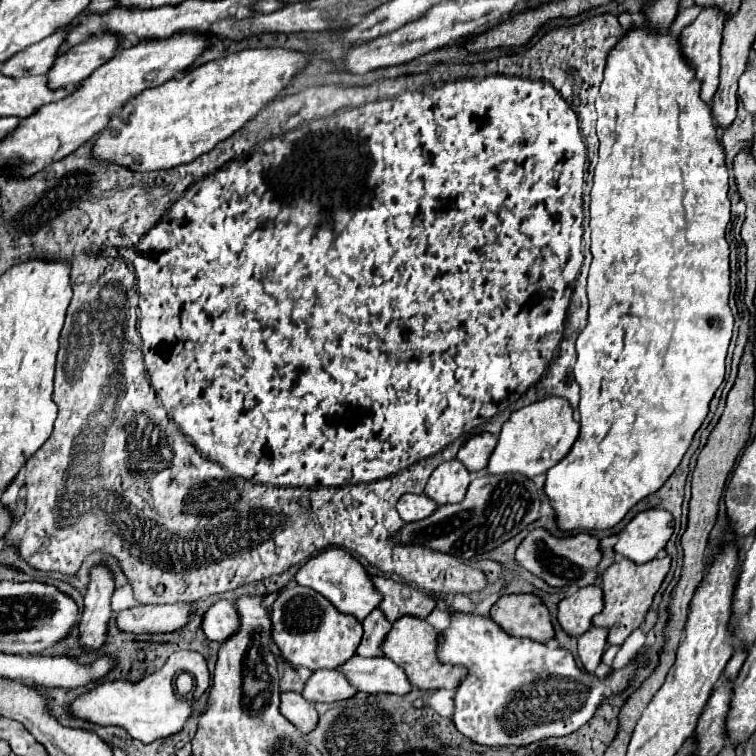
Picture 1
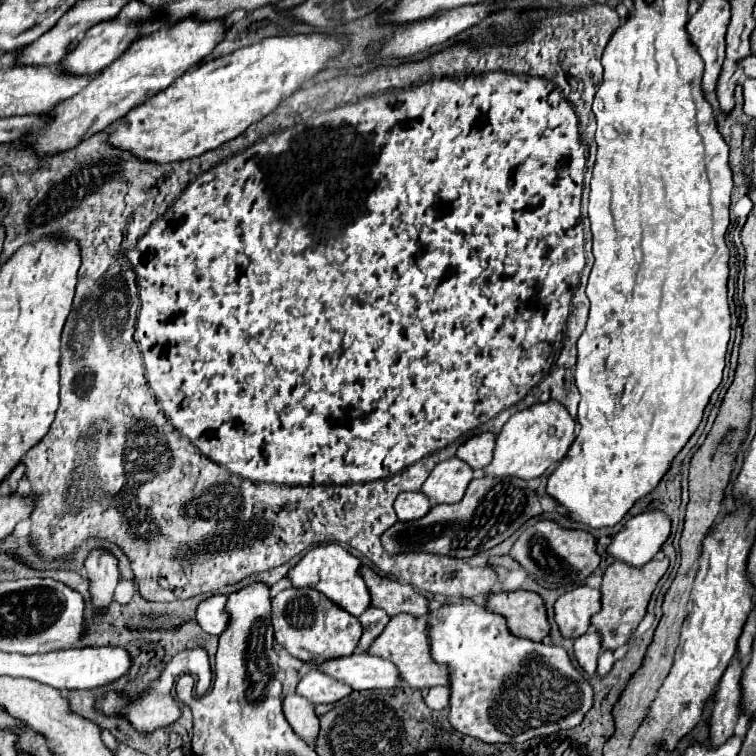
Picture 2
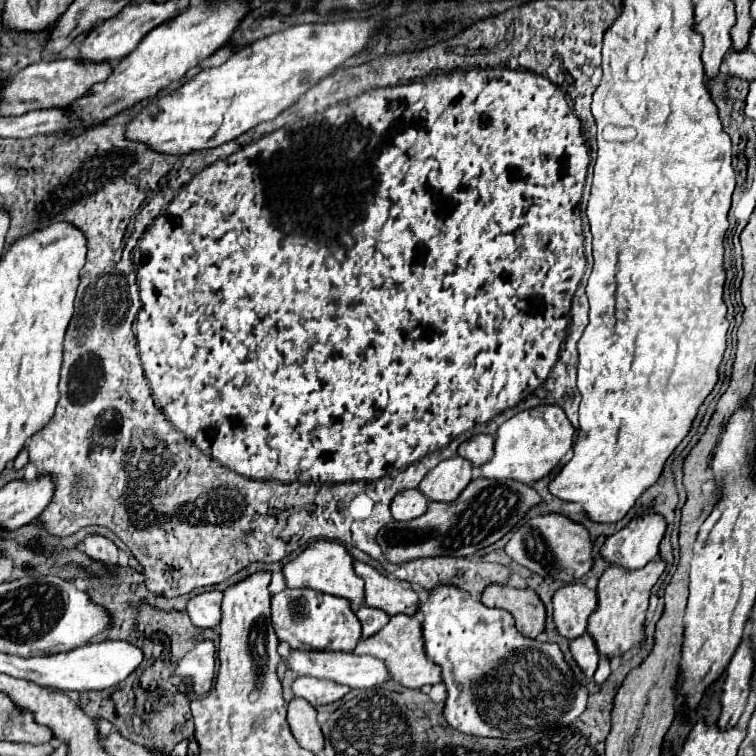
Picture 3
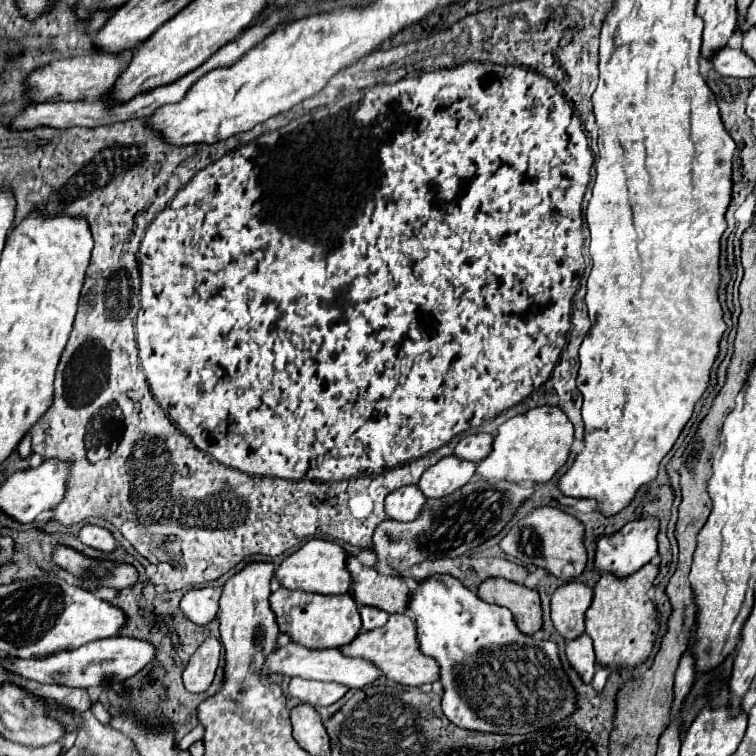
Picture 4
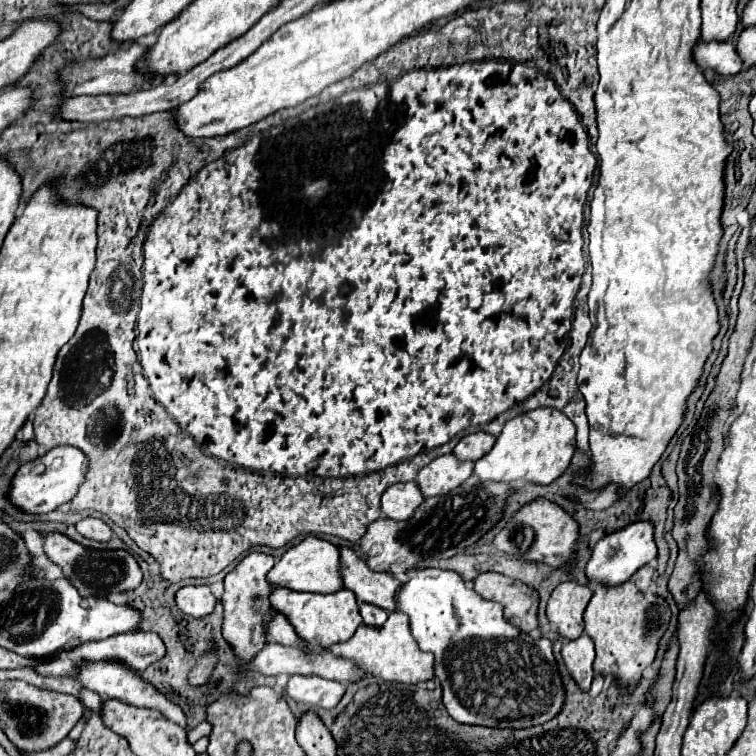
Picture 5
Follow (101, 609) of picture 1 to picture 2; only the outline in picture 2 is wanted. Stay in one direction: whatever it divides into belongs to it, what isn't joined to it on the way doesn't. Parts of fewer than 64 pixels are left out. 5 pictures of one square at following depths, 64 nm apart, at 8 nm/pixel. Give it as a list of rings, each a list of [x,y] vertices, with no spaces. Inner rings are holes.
[[[92,548],[84,562],[84,568],[90,578],[90,592],[94,604],[108,606],[114,596],[114,588],[120,580],[116,556],[104,548]]]

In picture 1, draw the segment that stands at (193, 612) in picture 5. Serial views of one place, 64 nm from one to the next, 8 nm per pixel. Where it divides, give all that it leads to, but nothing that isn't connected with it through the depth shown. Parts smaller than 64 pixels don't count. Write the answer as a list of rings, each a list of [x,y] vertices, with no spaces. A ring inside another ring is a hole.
[[[218,600],[202,618],[202,630],[210,640],[224,642],[238,630],[238,614],[228,600]]]

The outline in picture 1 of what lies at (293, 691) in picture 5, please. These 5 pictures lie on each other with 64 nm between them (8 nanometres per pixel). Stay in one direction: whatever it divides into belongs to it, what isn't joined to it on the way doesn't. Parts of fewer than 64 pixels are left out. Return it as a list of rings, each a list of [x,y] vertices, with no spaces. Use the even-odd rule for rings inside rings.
[[[316,670],[304,684],[302,696],[310,702],[336,702],[356,694],[356,688],[338,670]]]

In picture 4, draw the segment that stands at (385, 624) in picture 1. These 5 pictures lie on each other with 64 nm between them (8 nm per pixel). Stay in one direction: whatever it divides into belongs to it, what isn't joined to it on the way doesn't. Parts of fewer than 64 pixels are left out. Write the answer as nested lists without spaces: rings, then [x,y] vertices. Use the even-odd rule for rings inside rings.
[[[360,606],[360,616],[362,616],[362,626],[364,630],[374,630],[378,626],[384,626],[388,620],[388,612],[380,610],[380,608],[368,608],[368,606]]]

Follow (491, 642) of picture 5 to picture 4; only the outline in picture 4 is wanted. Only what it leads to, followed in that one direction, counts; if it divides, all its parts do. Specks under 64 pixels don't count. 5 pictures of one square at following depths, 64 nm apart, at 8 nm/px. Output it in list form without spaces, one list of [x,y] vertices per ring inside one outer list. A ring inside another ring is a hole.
[[[448,574],[418,580],[406,608],[414,614],[420,650],[432,656],[440,666],[440,682],[444,686],[442,710],[456,726],[496,734],[526,734],[556,724],[576,710],[576,694],[562,670],[556,644],[552,640],[534,640],[522,634],[508,608],[480,600],[476,592]]]

